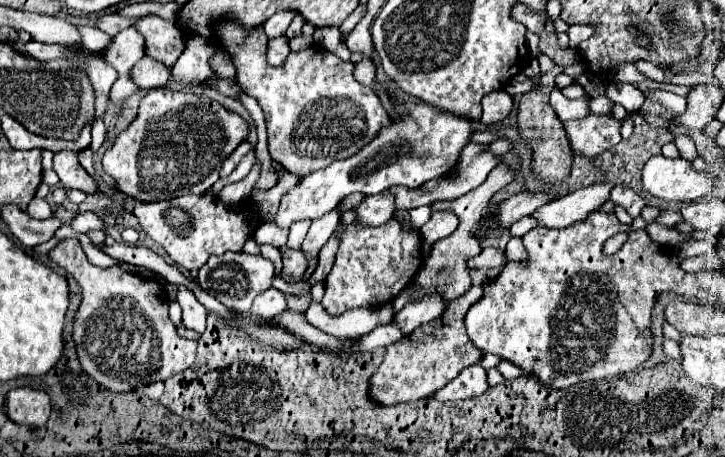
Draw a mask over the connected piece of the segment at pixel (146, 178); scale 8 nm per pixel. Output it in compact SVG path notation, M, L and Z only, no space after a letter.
M170 88L150 90L142 102L134 122L116 138L116 142L104 154L104 170L116 180L122 194L138 202L160 202L184 194L204 194L216 180L222 162L234 148L246 140L248 124L238 114L226 110L218 102L196 96L192 92L178 92Z

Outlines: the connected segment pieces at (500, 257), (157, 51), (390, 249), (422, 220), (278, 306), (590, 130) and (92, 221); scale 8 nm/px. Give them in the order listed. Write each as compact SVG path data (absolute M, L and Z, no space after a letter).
M484 248L476 258L468 260L470 268L498 268L504 264L504 250Z
M144 16L138 20L136 28L146 38L146 54L164 66L172 66L186 48L186 36L174 22L166 22L160 16Z
M346 210L342 212L336 234L340 236L340 246L334 266L324 280L326 294L322 298L322 306L330 316L340 316L352 308L368 308L390 302L408 288L410 280L414 280L418 268L422 266L422 240L418 230L402 232L398 220L394 218L382 226L358 226L354 210Z
M426 204L426 206L416 206L416 208L410 208L410 218L412 218L412 224L416 228L420 228L422 224L426 224L426 220L430 218L430 212L432 212L432 204Z
M268 288L266 292L262 292L260 296L254 298L254 304L252 304L252 314L264 320L272 320L284 310L286 310L286 296L276 288Z
M590 114L582 120L564 122L564 130L570 138L572 148L588 158L616 146L622 140L620 122L614 116Z
M92 212L76 214L76 218L72 220L70 226L72 226L76 232L82 232L82 234L86 234L88 230L104 230L104 222L102 222L96 214L92 214Z

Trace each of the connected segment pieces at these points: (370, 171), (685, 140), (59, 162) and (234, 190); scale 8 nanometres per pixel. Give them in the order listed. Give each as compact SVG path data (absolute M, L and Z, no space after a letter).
M388 88L388 96L406 108L406 114L394 114L392 124L384 126L376 138L346 160L336 160L330 166L308 174L288 190L278 206L276 224L288 228L296 220L314 220L330 212L348 194L362 192L366 196L380 194L392 186L406 186L416 190L434 178L446 178L456 170L462 148L470 142L474 122L470 118L442 112L430 104L416 102L410 96L398 94L396 88Z
M676 136L674 144L678 146L678 150L680 150L680 156L682 156L684 160L692 162L692 160L698 156L698 152L696 152L696 146L694 146L694 142L692 142L688 136Z
M58 152L58 154L54 154L54 172L58 174L60 182L68 190L82 190L88 196L98 192L96 182L80 166L78 156L74 152Z
M256 162L256 166L252 168L252 172L250 172L244 180L234 182L234 184L222 188L220 194L218 194L218 198L220 198L228 208L230 208L230 206L236 206L236 204L242 202L244 198L248 198L248 196L252 194L252 186L254 186L254 182L256 182L258 168L260 168L260 166L258 166L258 162Z

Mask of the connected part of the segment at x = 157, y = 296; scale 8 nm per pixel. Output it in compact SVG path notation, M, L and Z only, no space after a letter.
M76 238L62 240L50 252L50 260L62 266L66 272L70 272L82 286L82 304L74 318L74 342L84 372L90 378L94 378L100 386L112 392L130 392L140 384L146 386L158 380L168 380L170 376L190 368L190 364L194 362L196 340L186 340L178 336L176 326L168 316L168 294L164 294L158 282L148 282L146 278L126 272L118 266L112 268L92 266Z

